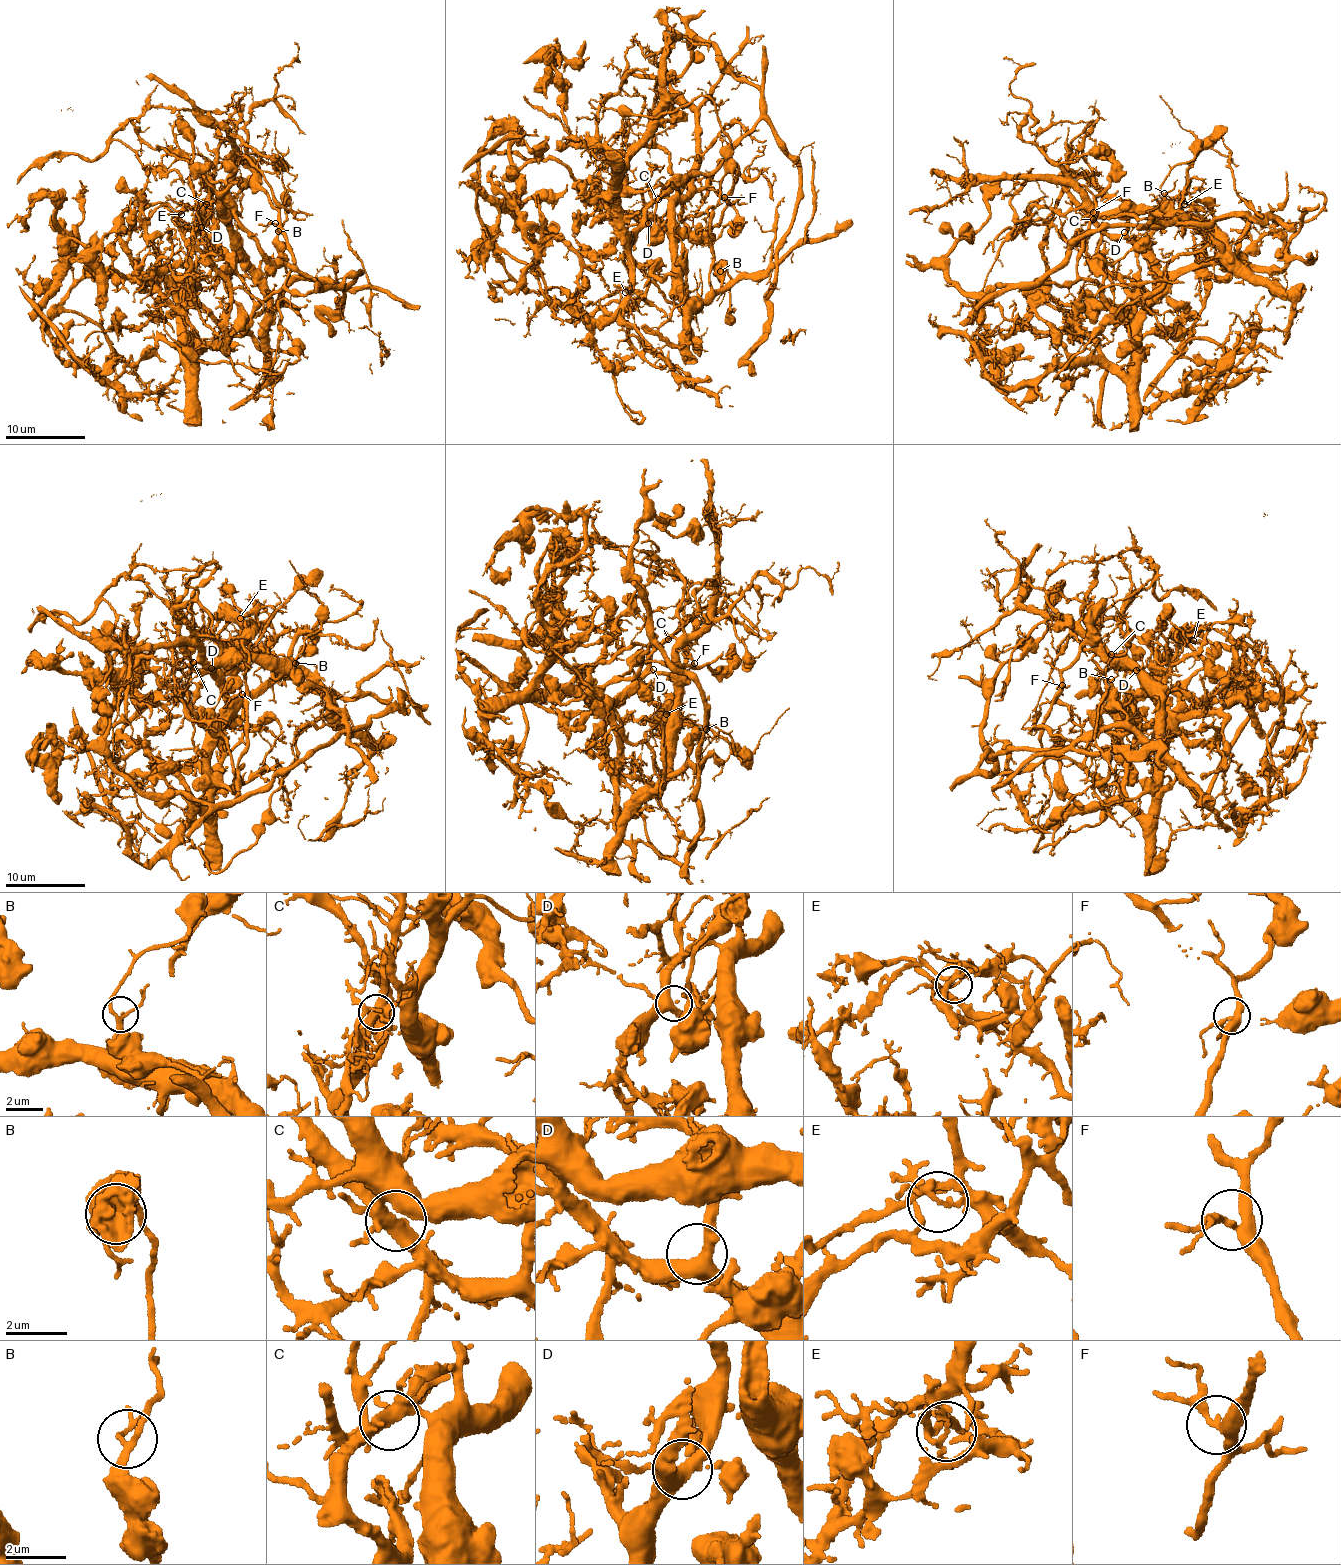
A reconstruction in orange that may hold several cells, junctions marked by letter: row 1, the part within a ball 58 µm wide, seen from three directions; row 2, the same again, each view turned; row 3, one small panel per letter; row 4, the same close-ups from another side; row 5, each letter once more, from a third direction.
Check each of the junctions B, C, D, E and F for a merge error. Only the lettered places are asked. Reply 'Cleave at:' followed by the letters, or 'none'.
Cleave at: C, E

